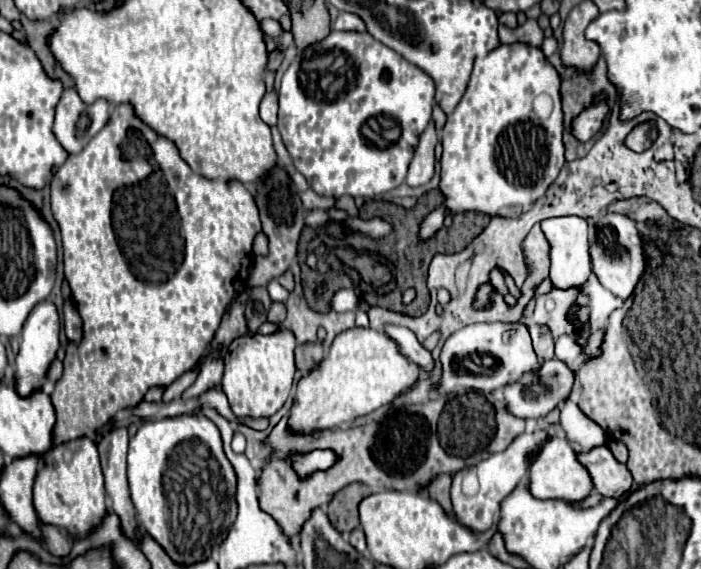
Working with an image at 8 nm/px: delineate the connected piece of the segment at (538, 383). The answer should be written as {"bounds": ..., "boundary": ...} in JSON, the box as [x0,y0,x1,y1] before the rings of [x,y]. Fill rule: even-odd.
{"bounds":[503,362,573,418],"boundary":[[[553,362],[555,366],[541,366],[539,372],[529,372],[529,374],[523,374],[521,380],[509,384],[503,388],[503,398],[505,398],[505,408],[517,416],[517,418],[541,418],[541,416],[547,416],[561,400],[565,400],[569,394],[571,394],[571,388],[573,388],[573,372],[565,366],[565,364],[559,364],[559,362]],[[543,368],[547,372],[553,372],[553,376],[549,378]]]}

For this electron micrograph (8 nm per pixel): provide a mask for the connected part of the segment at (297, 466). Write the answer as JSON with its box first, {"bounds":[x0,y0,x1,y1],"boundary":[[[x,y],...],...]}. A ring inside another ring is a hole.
{"bounds":[291,450,339,478],"boundary":[[[311,450],[305,454],[293,454],[291,466],[299,478],[309,478],[319,470],[329,470],[333,464],[337,464],[337,460],[339,456],[333,450]]]}

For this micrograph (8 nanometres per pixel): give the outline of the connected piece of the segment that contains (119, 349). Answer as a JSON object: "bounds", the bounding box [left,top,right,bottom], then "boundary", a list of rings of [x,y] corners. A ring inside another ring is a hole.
{"bounds":[51,104,261,444],"boundary":[[[117,104],[111,110],[111,120],[109,124],[79,152],[79,154],[69,154],[65,164],[57,168],[53,180],[51,180],[51,210],[53,218],[59,224],[61,230],[61,242],[63,242],[63,264],[65,264],[65,278],[71,286],[73,300],[77,304],[79,314],[83,314],[83,338],[79,342],[69,342],[67,354],[65,354],[65,370],[61,380],[55,384],[55,394],[51,396],[51,402],[57,412],[57,424],[53,430],[55,444],[63,444],[81,436],[95,436],[95,432],[105,426],[119,410],[127,410],[137,406],[145,392],[153,386],[169,386],[173,380],[177,380],[181,374],[193,370],[201,356],[205,356],[219,324],[221,318],[237,294],[239,288],[243,288],[251,264],[251,248],[253,248],[253,238],[261,230],[259,222],[259,210],[257,204],[253,202],[253,194],[237,180],[227,182],[227,180],[207,180],[199,174],[193,174],[189,164],[181,160],[179,150],[171,140],[165,136],[157,134],[153,128],[149,128],[137,114],[133,114],[131,104]],[[115,200],[121,202],[121,214],[115,214]]]}

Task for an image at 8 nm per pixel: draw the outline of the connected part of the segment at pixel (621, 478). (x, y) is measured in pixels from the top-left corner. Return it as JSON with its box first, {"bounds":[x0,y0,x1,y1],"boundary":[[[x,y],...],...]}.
{"bounds":[577,446,633,509],"boundary":[[[577,446],[577,456],[579,456],[579,462],[589,470],[594,484],[589,496],[579,502],[577,507],[582,509],[593,507],[603,498],[619,500],[631,490],[633,478],[627,466],[617,462],[607,446],[599,446],[589,452],[581,452],[581,448]]]}

